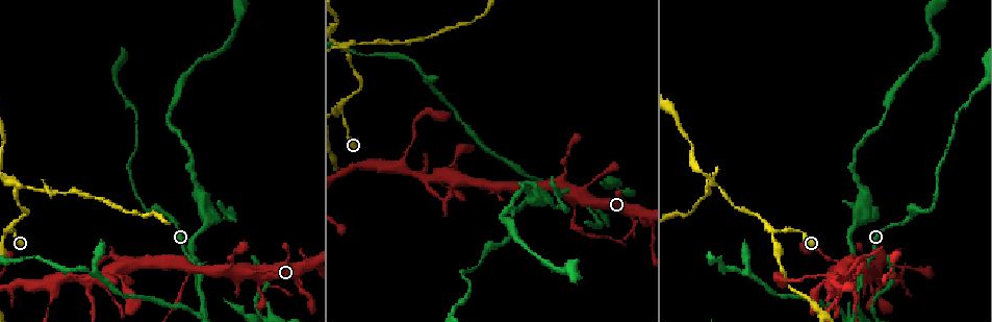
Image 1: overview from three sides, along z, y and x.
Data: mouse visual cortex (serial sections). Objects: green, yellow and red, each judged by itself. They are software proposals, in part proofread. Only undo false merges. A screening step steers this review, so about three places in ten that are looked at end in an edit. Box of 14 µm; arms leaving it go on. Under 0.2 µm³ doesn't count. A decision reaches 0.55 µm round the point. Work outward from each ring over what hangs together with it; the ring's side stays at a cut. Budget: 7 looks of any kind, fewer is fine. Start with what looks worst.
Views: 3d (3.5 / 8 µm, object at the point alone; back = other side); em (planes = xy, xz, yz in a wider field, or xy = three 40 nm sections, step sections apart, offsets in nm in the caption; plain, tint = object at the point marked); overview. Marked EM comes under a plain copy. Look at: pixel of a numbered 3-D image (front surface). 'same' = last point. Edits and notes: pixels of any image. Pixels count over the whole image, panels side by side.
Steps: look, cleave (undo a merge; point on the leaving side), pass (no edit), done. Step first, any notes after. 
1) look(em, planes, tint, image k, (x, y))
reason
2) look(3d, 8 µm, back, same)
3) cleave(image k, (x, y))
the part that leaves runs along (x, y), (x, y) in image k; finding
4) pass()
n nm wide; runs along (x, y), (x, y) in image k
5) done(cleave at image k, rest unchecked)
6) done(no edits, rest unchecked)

look(3d, 3.5 µm, image 1, (424, 179))
three-way junction

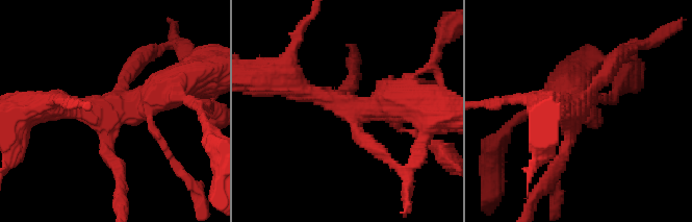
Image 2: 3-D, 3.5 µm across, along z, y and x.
look(em, xy, step 5, tint, image 2, (577, 108))
now the EM

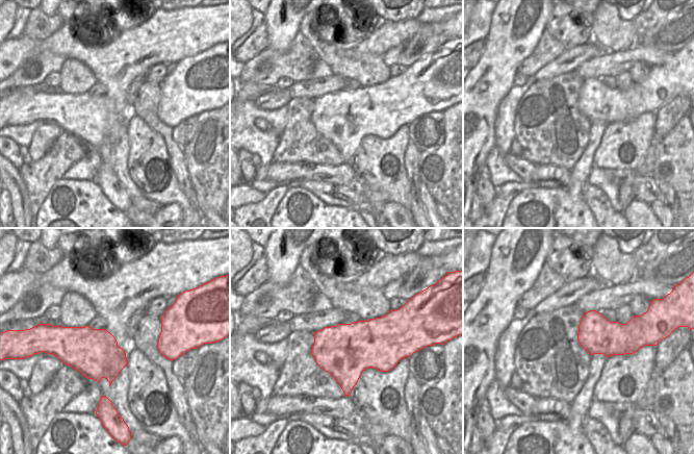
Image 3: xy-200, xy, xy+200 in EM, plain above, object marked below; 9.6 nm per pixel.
pass()
runs along (409, 103), (352, 108), (278, 79) in image 2; all the same cell

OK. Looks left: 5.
look(3d, 3.5 µm, image 1, (772, 230))
branch point

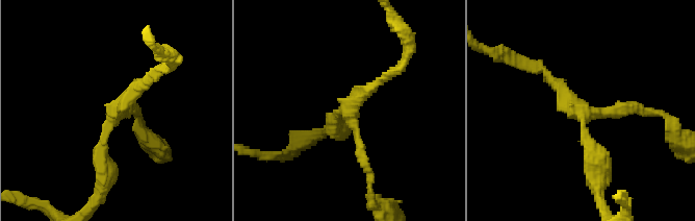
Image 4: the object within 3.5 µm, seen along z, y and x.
look(em, xy, step 3, tint, image 4, (584, 113))
need the tissue

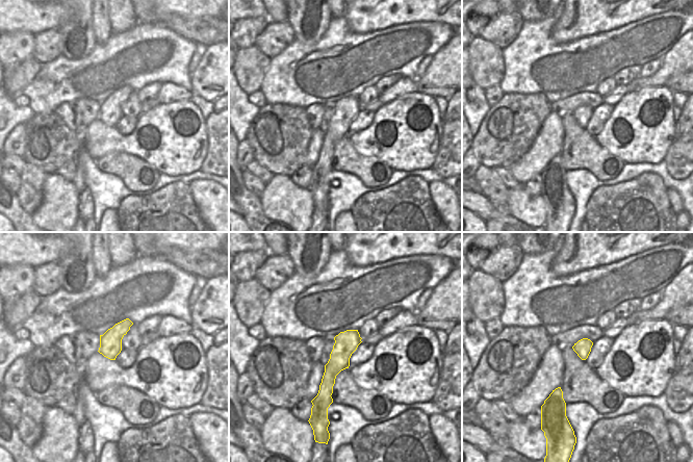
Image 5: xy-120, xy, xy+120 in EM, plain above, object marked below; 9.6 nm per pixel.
pass()
one cell here

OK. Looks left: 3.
look(3d, 3.5 µm, back, image 1, (12, 184))
abrupt turn

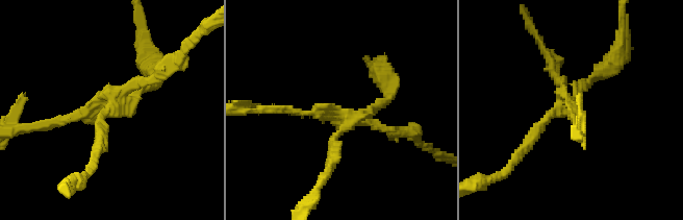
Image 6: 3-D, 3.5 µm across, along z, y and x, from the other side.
look(em, xy, step 2, tint, image 6, (569, 106))

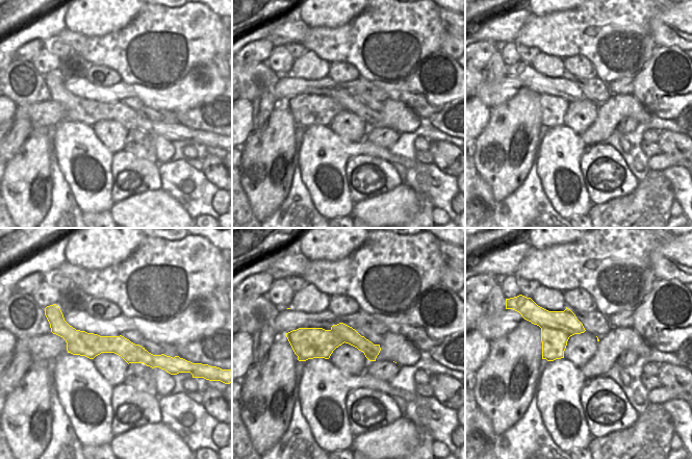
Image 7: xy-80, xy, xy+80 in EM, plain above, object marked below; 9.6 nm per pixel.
look(em, planes, tint, same)

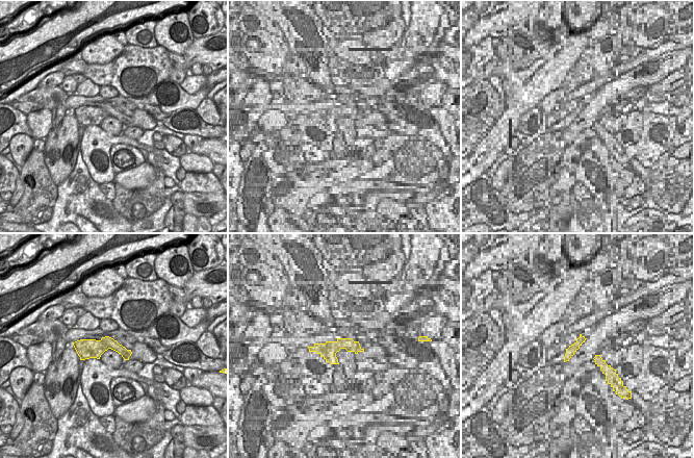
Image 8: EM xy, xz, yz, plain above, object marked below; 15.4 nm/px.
cleave(image 6, (73, 118))
4 arms; arms of 100, 150, 150, 200 nm; the part that leaves runs along (102, 105), (48, 125), (19, 125) in image 6; a second cell is stuck on

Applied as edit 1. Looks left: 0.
done(cleave at image 6, rest unchecked)

